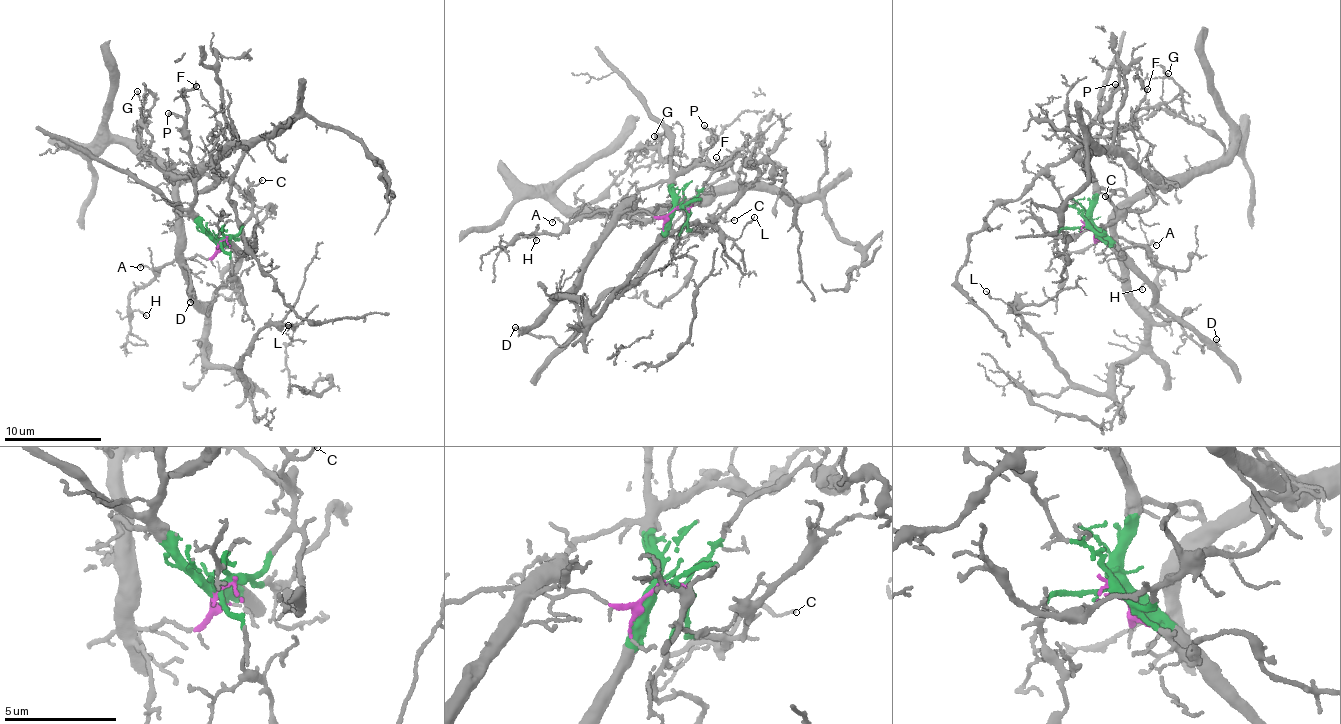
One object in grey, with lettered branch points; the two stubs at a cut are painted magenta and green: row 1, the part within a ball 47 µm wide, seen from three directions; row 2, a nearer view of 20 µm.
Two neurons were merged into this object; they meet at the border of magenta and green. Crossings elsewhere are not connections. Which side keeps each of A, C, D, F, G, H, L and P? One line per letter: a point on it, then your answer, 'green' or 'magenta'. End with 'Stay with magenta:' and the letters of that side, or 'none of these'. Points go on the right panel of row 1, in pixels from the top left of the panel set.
A: place (1156, 245); magenta
C: place (1105, 196); green
D: place (1216, 339); magenta
F: place (1147, 89); green
G: place (1168, 73); green
H: place (1142, 289); magenta
L: place (986, 291); magenta
P: place (1115, 84); green
Stay with magenta: A, D, H, L

